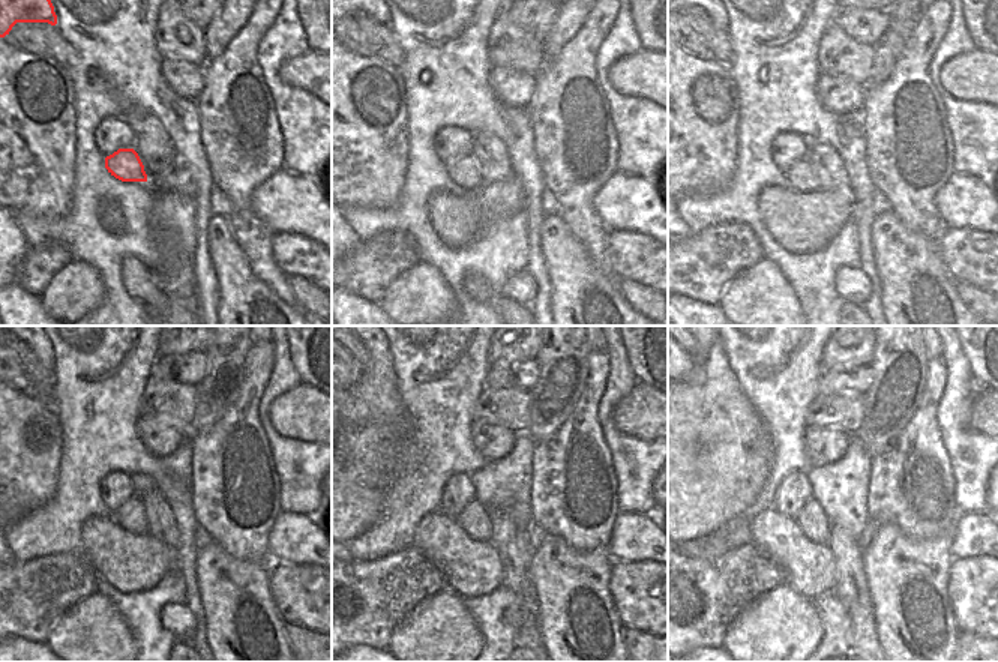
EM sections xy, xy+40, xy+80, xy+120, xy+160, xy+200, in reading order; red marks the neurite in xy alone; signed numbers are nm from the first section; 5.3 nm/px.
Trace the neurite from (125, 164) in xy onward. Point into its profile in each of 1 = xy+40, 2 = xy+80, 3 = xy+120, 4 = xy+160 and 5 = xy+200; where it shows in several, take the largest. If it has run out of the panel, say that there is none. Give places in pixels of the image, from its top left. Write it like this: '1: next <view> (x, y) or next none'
1: next xy+40 (462, 171)
2: next xy+80 (800, 174)
3: next xy+120 (131, 511)
4: next xy+160 (473, 509)
5: next xy+200 (809, 509)

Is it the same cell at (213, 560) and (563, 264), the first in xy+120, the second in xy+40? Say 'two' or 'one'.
one

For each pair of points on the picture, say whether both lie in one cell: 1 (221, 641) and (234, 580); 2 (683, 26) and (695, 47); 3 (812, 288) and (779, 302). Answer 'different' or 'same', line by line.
1: same
2: same
3: different

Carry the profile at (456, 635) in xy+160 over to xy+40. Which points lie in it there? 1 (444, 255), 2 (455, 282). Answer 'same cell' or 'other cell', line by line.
1: other cell
2: other cell

